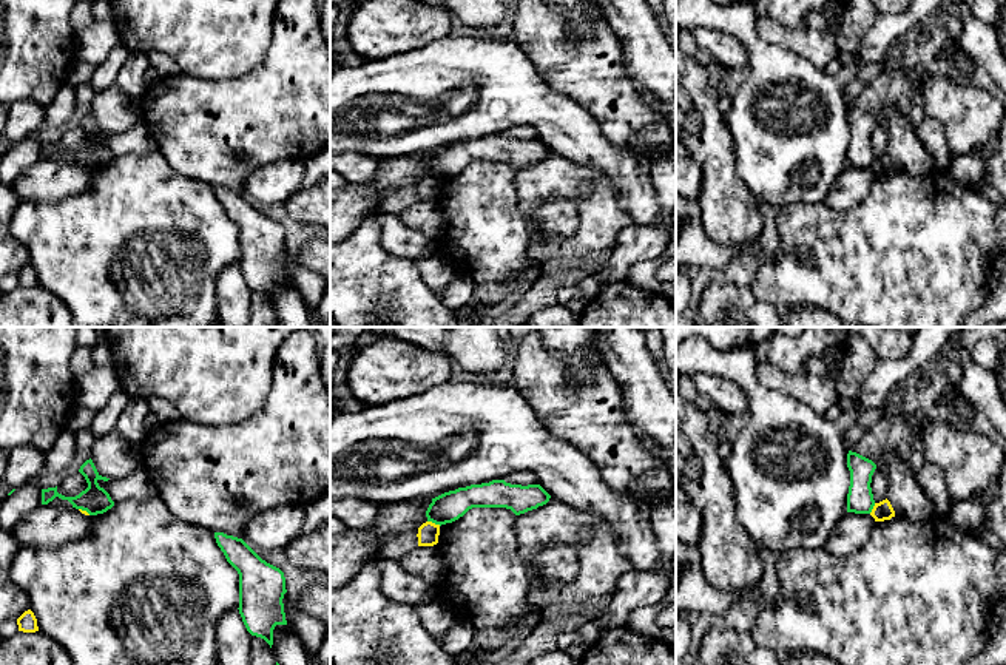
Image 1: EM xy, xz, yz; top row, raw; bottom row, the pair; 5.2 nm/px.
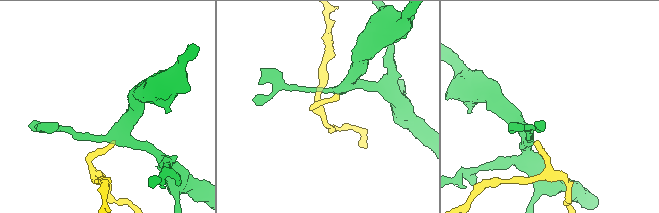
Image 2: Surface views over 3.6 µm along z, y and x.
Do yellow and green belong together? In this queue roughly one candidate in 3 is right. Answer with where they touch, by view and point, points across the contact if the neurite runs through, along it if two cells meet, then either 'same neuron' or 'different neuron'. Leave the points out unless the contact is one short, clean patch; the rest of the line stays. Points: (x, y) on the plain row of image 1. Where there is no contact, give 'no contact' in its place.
meets yellow in xz at (434, 178); border along xz (428, 175), (440, 179); different neuron

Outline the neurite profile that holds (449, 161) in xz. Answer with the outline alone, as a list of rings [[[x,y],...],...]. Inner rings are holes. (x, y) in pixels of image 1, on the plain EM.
[[[505,134],[471,139],[444,147],[429,159],[427,176],[446,179],[458,174],[472,162],[506,162],[515,170],[537,164],[549,156],[551,150],[540,139],[511,139]]]

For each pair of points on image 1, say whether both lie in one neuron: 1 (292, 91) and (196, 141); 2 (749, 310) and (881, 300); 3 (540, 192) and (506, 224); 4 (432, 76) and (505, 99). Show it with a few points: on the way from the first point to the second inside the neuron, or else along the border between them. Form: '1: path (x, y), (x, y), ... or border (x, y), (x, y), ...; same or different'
1: path (269, 114), (219, 130); same
2: border (749, 286), (759, 300), (781, 310); different
3: border (514, 175), (517, 207), (528, 216), (530, 246); different
4: path (451, 68), (477, 68), (488, 81); same

